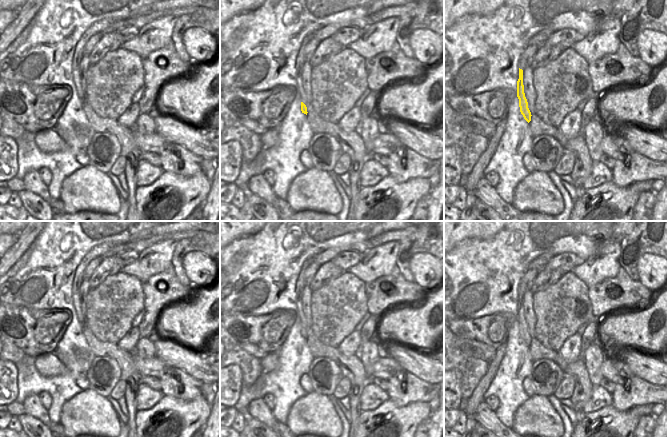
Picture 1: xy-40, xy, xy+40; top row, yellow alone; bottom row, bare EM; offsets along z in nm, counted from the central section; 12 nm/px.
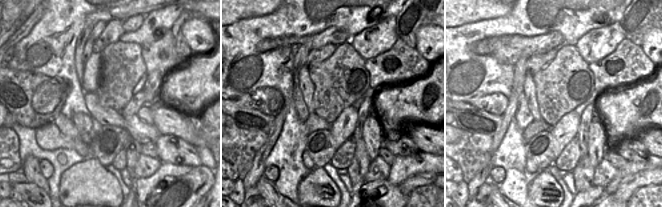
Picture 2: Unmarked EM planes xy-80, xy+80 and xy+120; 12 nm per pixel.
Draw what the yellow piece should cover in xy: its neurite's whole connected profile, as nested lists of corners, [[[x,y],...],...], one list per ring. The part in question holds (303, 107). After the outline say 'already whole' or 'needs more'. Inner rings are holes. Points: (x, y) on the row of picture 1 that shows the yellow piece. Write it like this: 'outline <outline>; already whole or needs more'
outline [[[329,24],[323,28],[321,28],[318,31],[312,31],[310,32],[302,41],[301,47],[299,49],[299,53],[296,58],[296,81],[297,86],[299,88],[299,93],[301,96],[301,111],[302,113],[307,115],[307,107],[305,105],[305,92],[303,89],[303,83],[301,81],[301,69],[304,65],[305,60],[305,53],[304,53],[304,47],[312,40],[312,39],[318,39],[319,41],[322,41],[328,37],[331,37],[336,31],[343,28],[339,24]]]; needs more

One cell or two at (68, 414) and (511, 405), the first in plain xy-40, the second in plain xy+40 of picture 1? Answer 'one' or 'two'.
two

